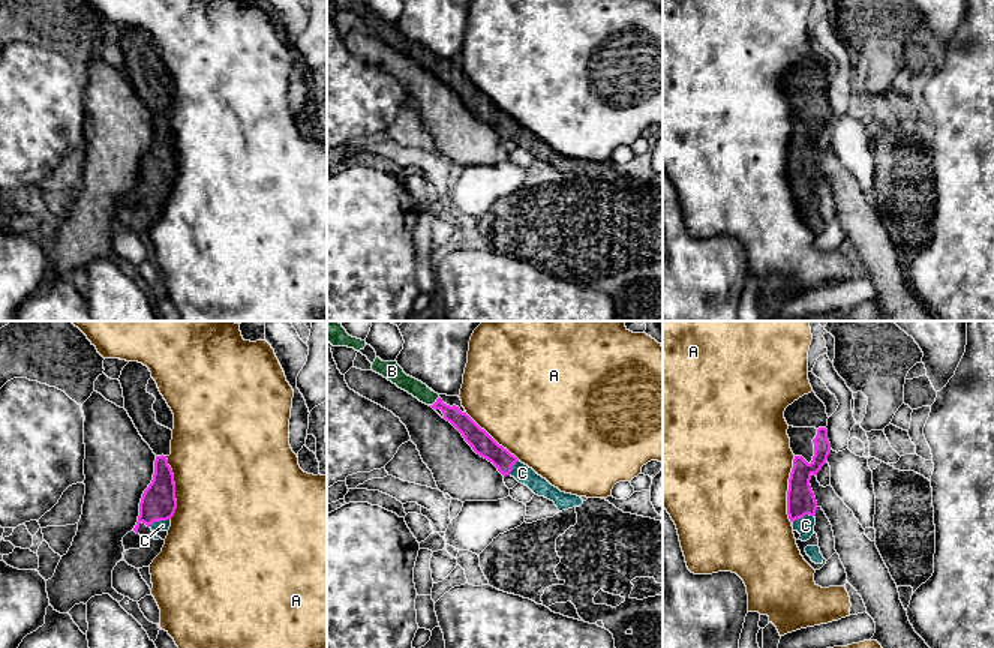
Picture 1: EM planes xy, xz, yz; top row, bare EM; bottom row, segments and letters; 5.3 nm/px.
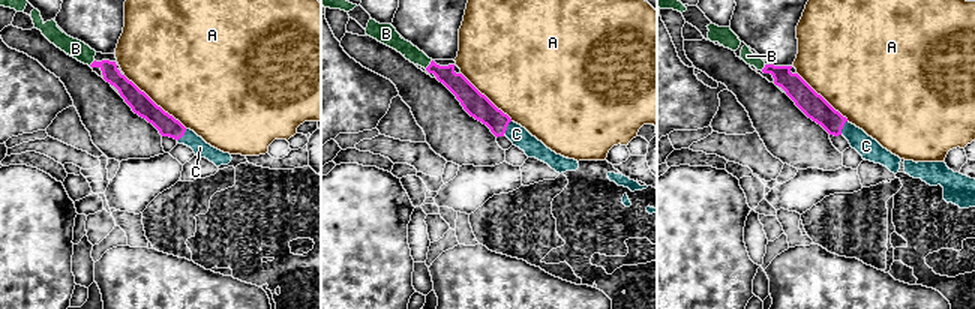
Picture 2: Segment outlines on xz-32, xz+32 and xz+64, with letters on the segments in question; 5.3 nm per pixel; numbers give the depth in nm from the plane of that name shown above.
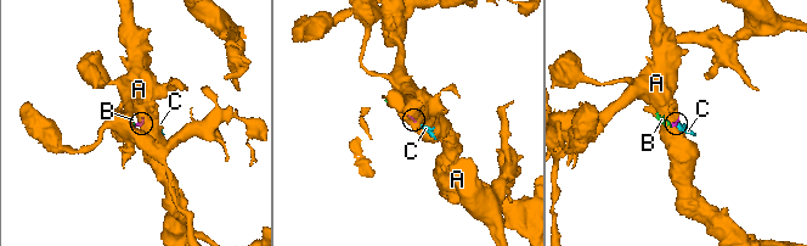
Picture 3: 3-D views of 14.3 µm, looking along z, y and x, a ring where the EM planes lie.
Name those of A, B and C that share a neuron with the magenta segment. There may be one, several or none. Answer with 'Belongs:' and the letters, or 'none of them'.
Belongs: B, C

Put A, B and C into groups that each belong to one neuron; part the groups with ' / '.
A / B C

